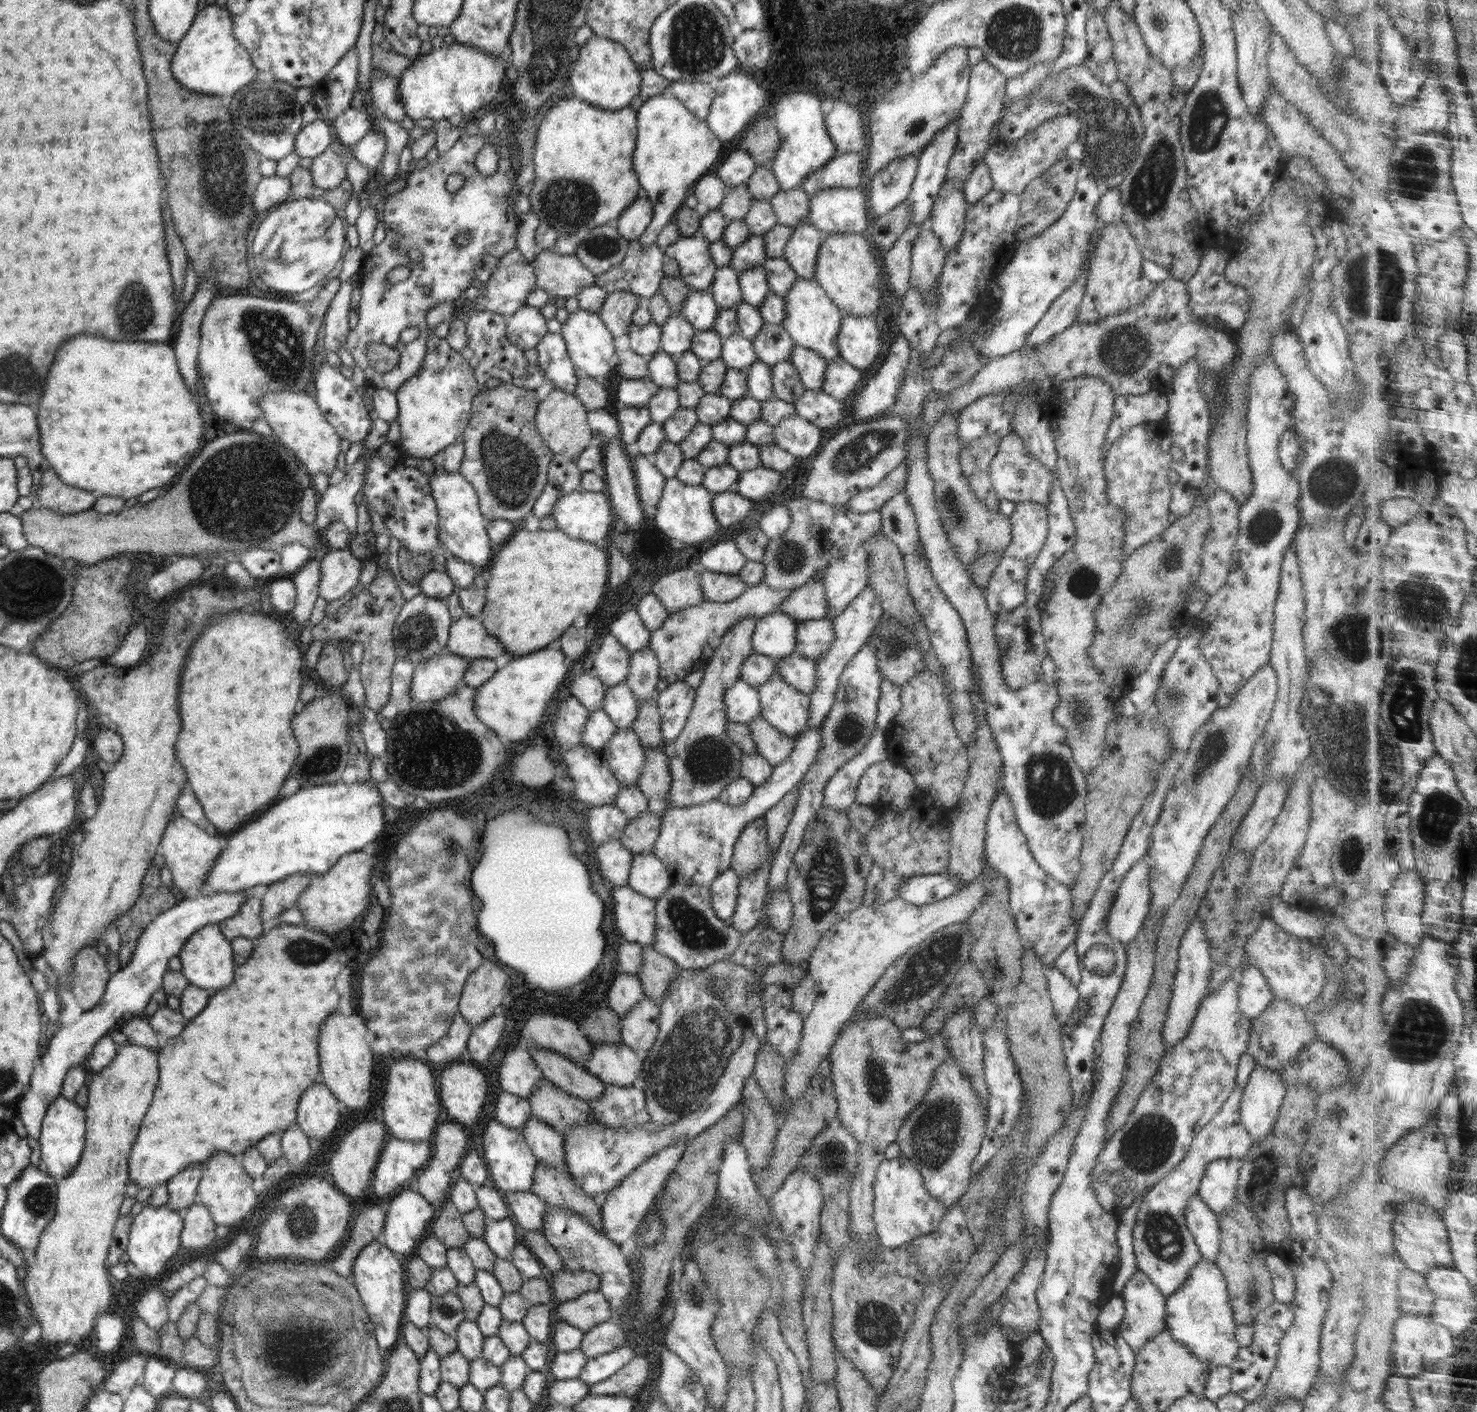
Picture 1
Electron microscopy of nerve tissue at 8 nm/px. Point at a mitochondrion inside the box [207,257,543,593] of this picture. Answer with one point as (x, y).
(276, 344)

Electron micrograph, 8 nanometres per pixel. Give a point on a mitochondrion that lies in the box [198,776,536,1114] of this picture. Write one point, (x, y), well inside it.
(305, 952)

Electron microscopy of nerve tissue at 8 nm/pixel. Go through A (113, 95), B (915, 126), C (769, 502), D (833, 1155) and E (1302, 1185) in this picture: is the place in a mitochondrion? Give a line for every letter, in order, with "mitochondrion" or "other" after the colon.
A: other
B: mitochondrion
C: other
D: mitochondrion
E: other

